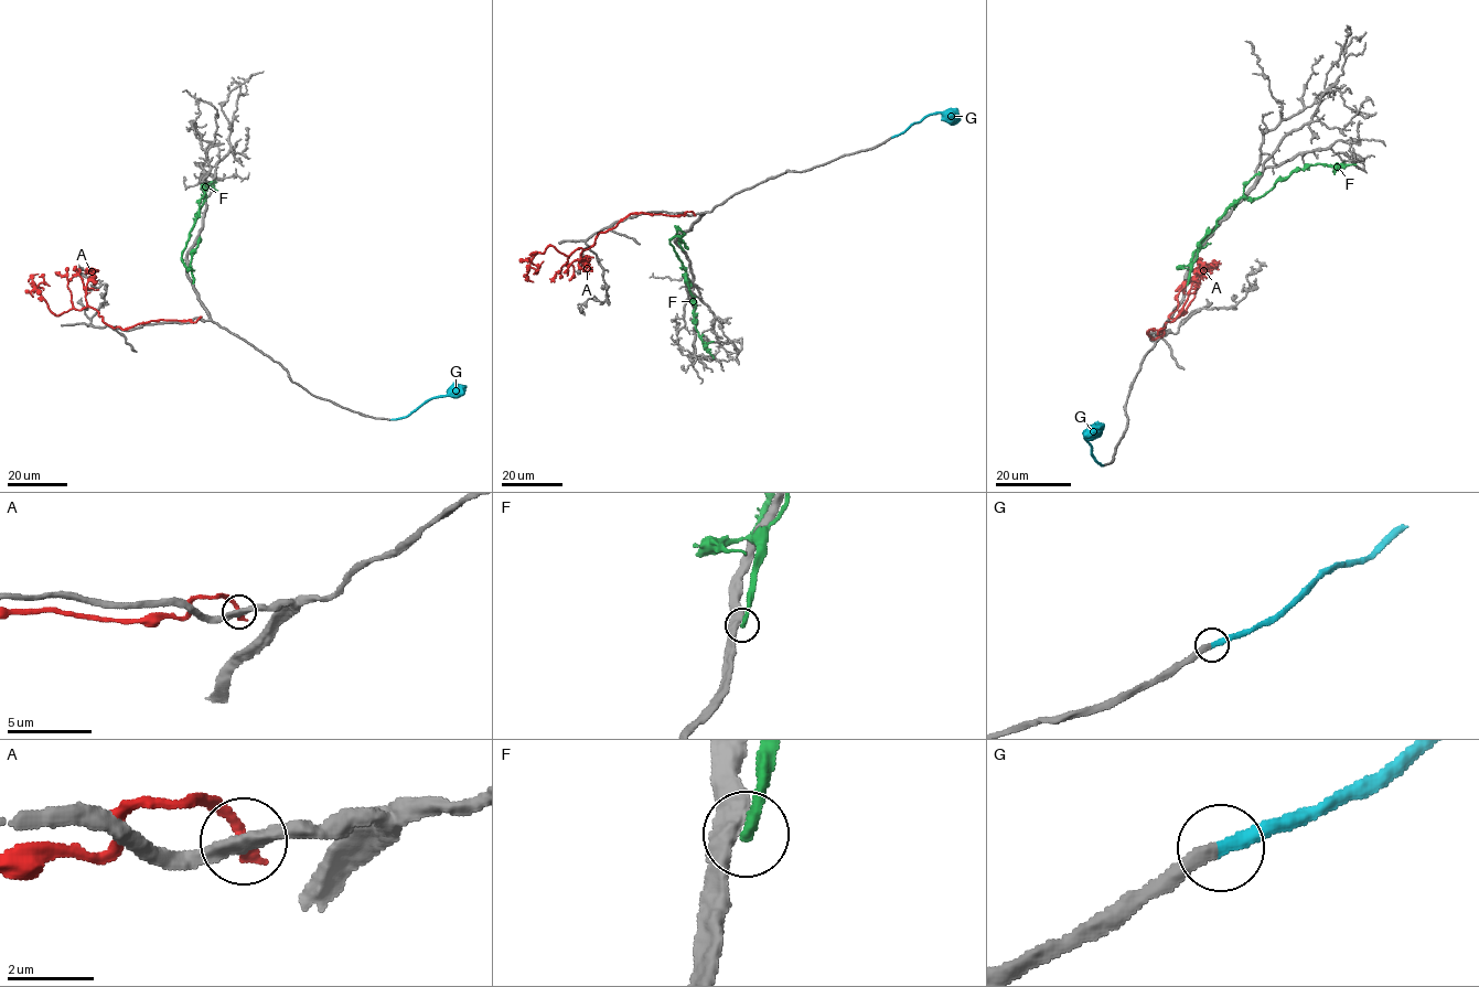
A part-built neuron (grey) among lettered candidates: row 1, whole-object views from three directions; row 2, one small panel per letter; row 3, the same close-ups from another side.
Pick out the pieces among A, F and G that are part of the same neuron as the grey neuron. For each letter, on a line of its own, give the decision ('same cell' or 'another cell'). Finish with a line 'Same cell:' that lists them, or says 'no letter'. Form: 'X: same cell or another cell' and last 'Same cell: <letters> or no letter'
A: another cell
F: another cell
G: same cell
Same cell: G

